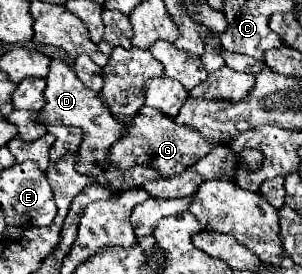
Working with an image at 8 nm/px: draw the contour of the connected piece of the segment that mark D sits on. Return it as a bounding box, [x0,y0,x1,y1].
[39,58,159,192]

